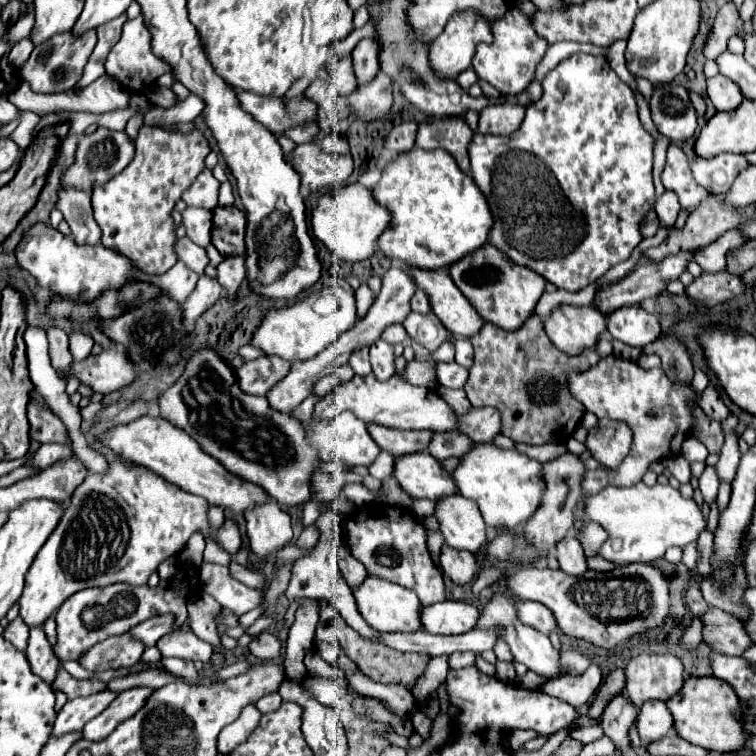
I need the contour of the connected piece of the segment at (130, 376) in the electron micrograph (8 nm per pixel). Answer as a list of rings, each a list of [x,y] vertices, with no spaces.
[[[113,346],[113,348],[103,350],[99,356],[87,356],[83,362],[73,362],[73,366],[65,378],[69,378],[69,376],[77,376],[83,384],[89,384],[93,388],[93,392],[109,394],[109,392],[129,386],[137,378],[137,364],[133,364],[127,358],[127,352],[121,346]]]

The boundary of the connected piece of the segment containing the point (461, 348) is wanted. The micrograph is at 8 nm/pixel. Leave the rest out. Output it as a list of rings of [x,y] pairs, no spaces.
[[[459,338],[457,344],[455,344],[455,362],[465,366],[465,368],[471,368],[473,366],[473,348],[471,348],[471,342],[465,340],[465,338]]]

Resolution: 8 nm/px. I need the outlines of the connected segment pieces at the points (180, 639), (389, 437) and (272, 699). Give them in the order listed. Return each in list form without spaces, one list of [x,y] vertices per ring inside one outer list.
[[[175,628],[163,636],[156,646],[162,653],[162,657],[181,658],[181,660],[199,660],[199,658],[211,658],[213,646],[205,640],[199,640],[193,632],[181,634],[175,632]]]
[[[367,424],[367,430],[377,446],[393,456],[427,450],[427,440],[433,436],[433,432],[399,432],[395,428],[383,428],[381,424]]]
[[[273,692],[271,696],[263,696],[263,700],[259,700],[259,702],[255,704],[255,708],[257,708],[261,714],[265,714],[265,712],[275,712],[279,706],[281,706],[281,696],[279,696],[277,692]]]

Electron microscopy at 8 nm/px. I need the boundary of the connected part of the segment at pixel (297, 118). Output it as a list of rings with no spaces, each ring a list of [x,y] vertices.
[[[241,88],[233,90],[237,92],[241,108],[265,128],[271,128],[273,134],[283,134],[289,128],[317,122],[317,106],[305,96],[285,100],[277,96],[259,96]]]

